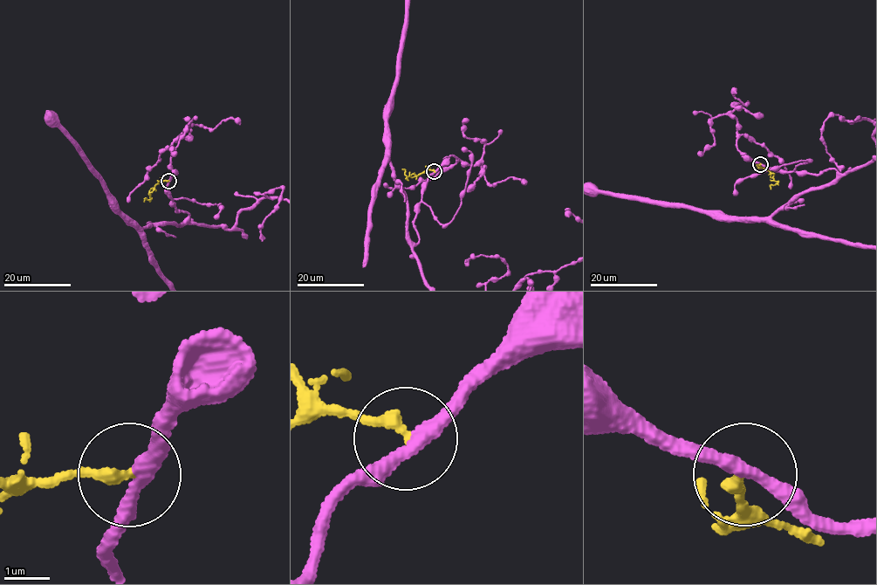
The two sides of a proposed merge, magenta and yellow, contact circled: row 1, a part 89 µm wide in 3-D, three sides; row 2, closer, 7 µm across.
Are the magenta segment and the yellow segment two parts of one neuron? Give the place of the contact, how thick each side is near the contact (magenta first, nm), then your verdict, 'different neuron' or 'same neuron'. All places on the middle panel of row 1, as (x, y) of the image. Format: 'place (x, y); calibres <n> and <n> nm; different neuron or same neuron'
place (434, 171); calibres 300 and 240 nm; different neuron

